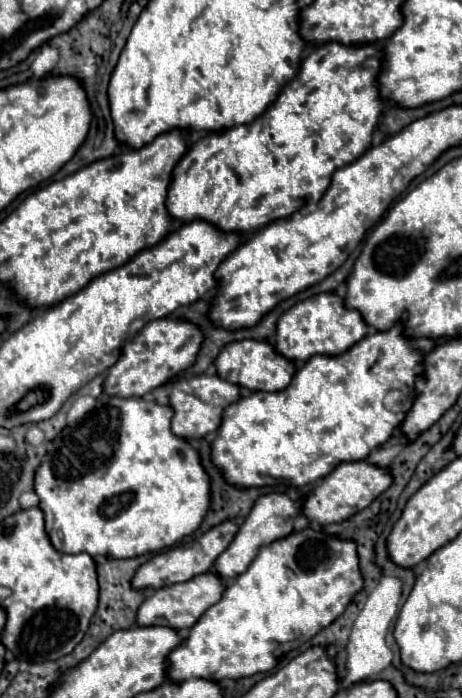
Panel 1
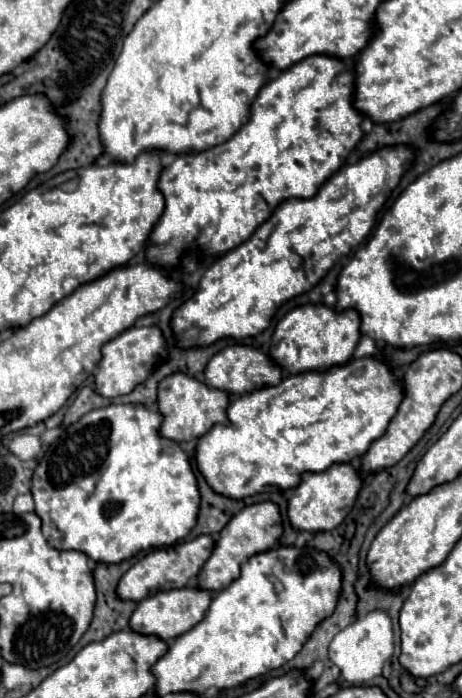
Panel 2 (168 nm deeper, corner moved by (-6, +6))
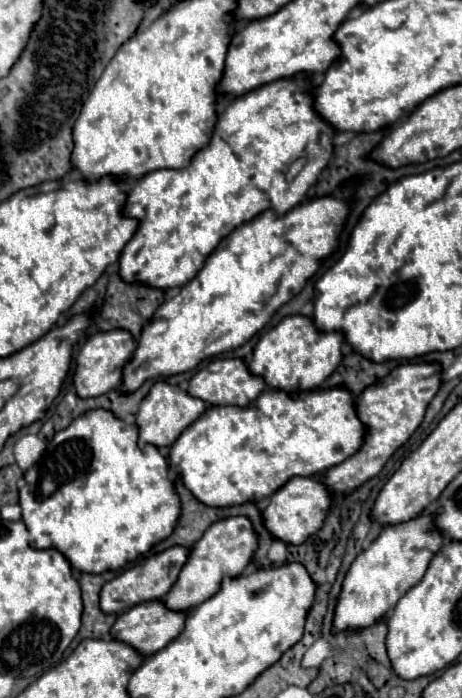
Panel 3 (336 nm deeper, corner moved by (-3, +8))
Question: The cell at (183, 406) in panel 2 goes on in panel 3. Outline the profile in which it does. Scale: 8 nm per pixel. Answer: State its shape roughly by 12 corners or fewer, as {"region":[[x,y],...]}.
{"region":[[166,381],[142,399],[140,445],[166,447],[208,405]]}

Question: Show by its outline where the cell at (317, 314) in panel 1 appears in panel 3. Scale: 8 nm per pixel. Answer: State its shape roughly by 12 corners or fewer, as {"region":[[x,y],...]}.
{"region":[[288,315],[250,369],[288,393],[318,389],[344,335]]}

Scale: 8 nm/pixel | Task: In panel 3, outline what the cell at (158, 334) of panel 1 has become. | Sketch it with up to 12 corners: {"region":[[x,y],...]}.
{"region":[[126,329],[88,337],[76,357],[80,397],[116,389],[136,341]]}

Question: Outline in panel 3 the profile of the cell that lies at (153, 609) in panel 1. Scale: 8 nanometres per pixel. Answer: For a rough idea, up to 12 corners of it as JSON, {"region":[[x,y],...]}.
{"region":[[144,601],[112,625],[114,639],[146,657],[184,629],[186,611]]}

